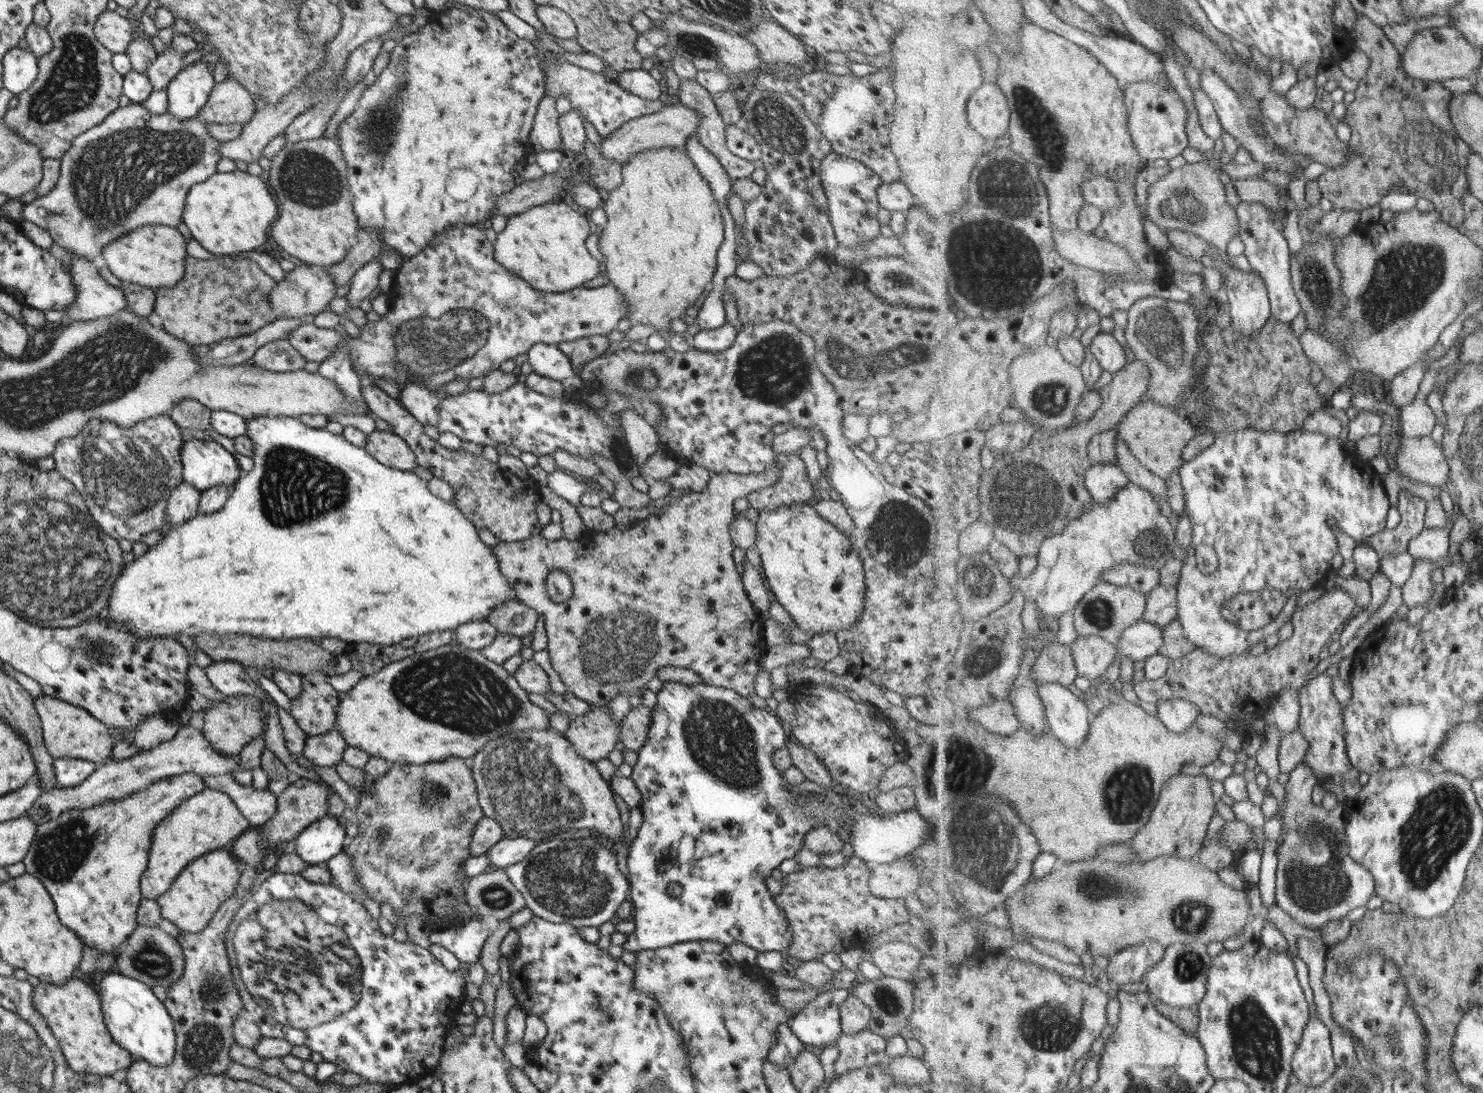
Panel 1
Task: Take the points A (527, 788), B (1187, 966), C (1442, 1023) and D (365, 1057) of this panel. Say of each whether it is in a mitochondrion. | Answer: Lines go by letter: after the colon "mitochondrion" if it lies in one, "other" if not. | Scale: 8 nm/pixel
A: mitochondrion
B: mitochondrion
C: mitochondrion
D: other

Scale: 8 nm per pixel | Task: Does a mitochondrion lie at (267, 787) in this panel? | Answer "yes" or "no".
no

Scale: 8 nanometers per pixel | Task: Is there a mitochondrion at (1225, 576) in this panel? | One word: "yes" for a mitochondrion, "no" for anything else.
yes

